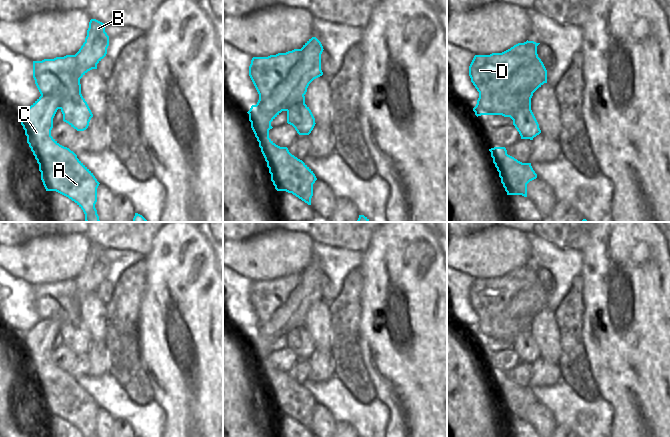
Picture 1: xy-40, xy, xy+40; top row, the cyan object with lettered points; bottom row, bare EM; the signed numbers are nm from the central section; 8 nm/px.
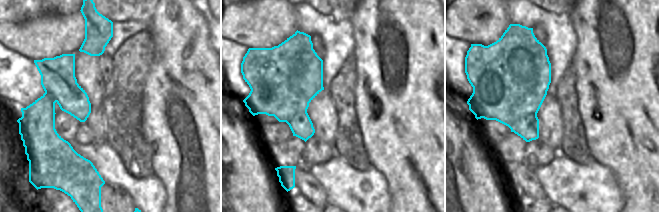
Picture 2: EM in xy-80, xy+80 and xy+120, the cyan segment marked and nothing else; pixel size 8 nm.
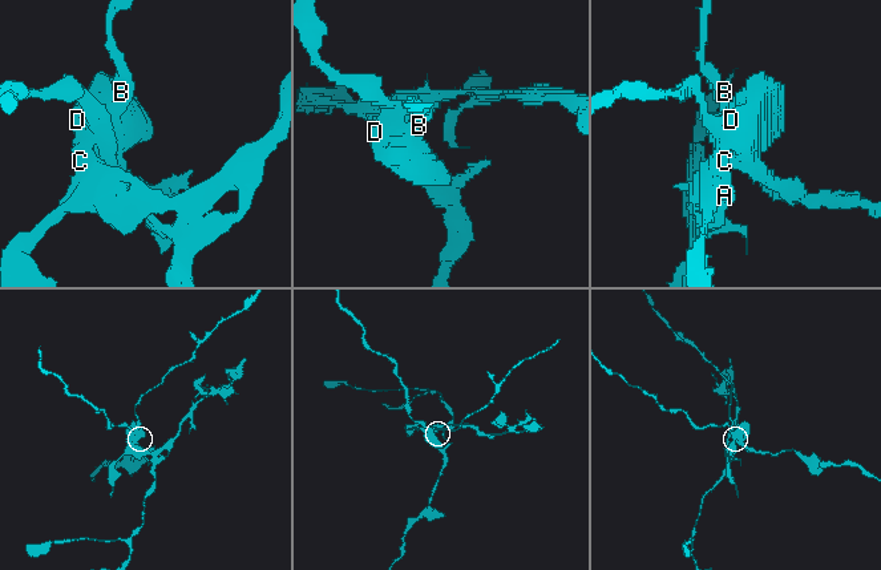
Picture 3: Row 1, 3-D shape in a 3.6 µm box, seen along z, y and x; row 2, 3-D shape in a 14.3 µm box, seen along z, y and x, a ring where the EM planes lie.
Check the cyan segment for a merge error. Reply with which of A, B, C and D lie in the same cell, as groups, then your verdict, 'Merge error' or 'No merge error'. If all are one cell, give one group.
Groups: A B C / D. Merge error

